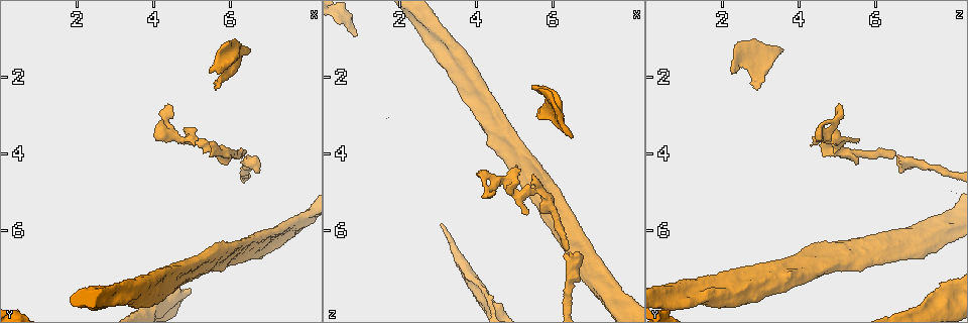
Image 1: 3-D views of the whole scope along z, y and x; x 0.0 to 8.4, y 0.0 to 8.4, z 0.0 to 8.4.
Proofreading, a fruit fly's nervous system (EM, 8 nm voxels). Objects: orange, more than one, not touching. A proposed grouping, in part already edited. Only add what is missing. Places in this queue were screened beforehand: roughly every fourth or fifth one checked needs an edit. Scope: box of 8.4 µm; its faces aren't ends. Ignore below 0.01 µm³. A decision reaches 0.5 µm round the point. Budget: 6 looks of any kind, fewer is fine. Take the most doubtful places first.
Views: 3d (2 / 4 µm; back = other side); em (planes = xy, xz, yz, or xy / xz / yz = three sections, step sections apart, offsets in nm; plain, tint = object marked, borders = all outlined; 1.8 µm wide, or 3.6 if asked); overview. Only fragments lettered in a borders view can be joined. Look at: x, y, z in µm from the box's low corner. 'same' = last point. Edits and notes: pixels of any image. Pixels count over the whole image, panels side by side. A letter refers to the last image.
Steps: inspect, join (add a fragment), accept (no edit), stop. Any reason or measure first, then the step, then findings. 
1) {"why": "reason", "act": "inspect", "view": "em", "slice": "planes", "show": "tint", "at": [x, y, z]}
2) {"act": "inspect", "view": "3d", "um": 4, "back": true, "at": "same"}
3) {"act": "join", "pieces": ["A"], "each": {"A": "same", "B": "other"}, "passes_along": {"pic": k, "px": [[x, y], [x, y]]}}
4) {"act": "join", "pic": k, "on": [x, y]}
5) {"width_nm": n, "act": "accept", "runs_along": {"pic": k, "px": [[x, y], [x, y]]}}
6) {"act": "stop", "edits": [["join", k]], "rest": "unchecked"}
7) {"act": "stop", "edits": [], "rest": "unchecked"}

{"why": "branch stops here", "act": "inspect", "view": "em", "slice": "planes", "show": "borders", "at": [5.50, 1.90, 2.35]}

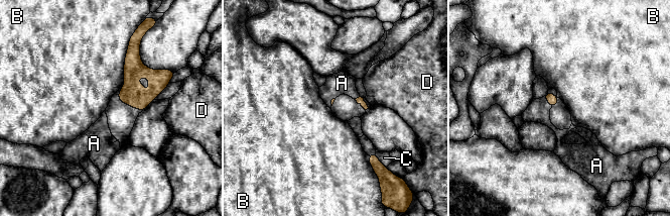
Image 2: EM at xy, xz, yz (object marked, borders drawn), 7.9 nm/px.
{"longest_contact_nm": ["B", 170], "act": "join", "pieces": ["A"], "each": {"A": "same", "B": "other", "C": "other", "D": "other"}, "found": "the cell continues"}

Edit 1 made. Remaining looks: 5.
{"why": "redraw", "act": "inspect", "view": "overview"}

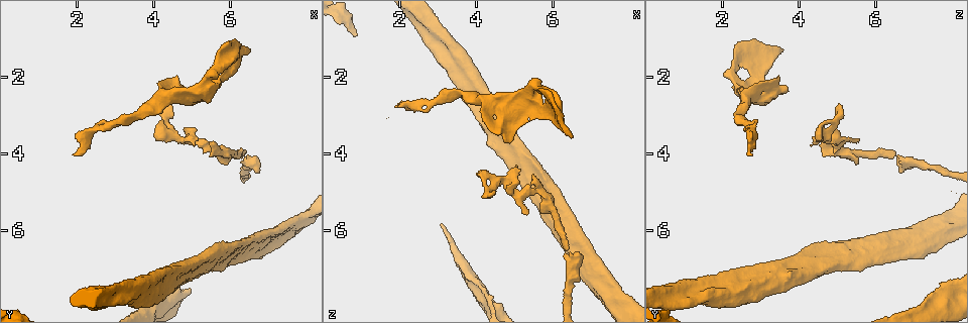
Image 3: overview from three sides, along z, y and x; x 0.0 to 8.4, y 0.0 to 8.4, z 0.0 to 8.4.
{"why": "free end", "act": "inspect", "view": "em", "slice": "yz", "step": 16, "show": "plain", "at": [6.35, 4.10, 6.55]}

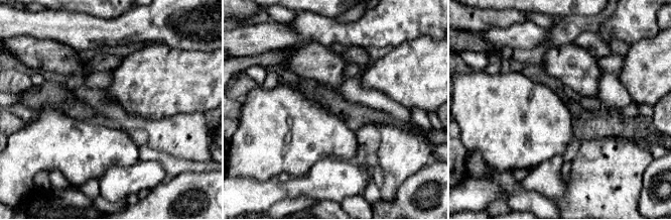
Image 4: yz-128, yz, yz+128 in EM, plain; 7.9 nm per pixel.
{"act": "inspect", "view": "em", "slice": "yz", "step": 16, "show": "tint", "at": "same"}

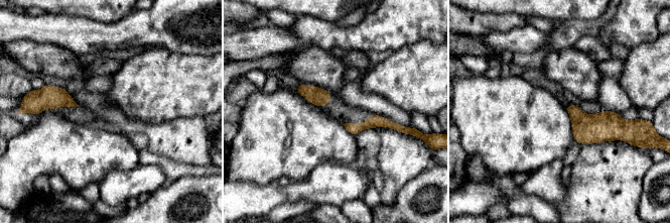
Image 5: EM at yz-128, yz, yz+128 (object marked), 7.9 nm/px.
{"act": "inspect", "view": "em", "slice": "yz", "step": 16, "show": "borders", "at": "same"}

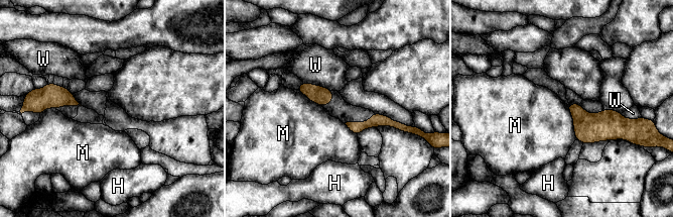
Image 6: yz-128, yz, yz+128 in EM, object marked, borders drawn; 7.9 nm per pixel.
{"act": "accept", "each": {"H": "other", "M": "other", "W": "other"}, "border": {"pic": 6, "px": [[567, 105], [576, 139]]}, "found": "none of them fits"}

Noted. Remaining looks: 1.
{"act": "stop", "edits": [["join", 2]], "rest": "unchecked"}

